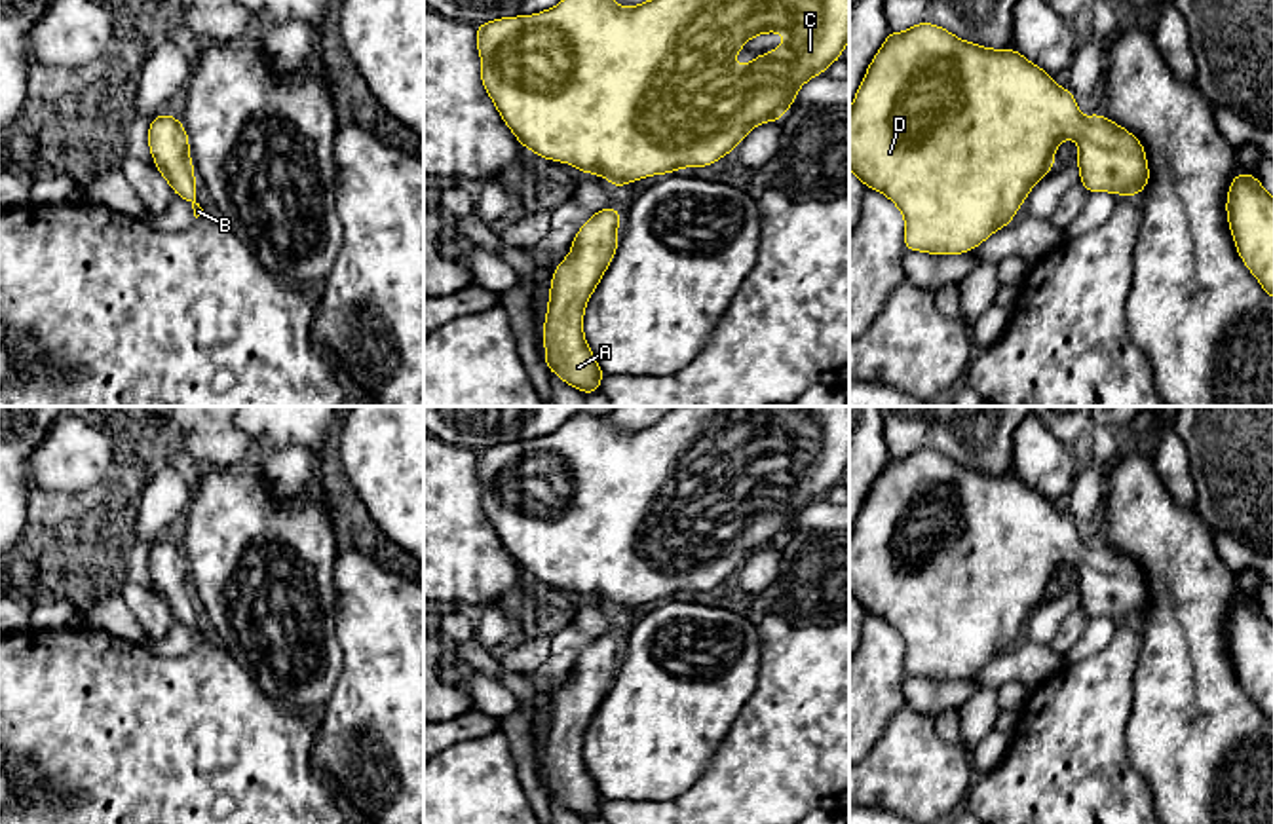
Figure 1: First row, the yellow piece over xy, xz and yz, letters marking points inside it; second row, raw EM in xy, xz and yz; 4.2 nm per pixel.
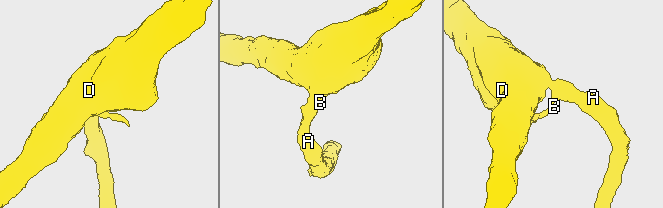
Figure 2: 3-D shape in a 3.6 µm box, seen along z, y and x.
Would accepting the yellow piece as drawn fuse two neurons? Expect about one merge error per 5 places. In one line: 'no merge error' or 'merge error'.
no merge error

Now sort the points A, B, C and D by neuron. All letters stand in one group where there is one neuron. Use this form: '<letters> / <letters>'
A B C D

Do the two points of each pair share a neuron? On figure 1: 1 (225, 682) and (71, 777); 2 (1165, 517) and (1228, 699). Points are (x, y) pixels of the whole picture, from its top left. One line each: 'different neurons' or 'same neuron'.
1: same neuron
2: same neuron

